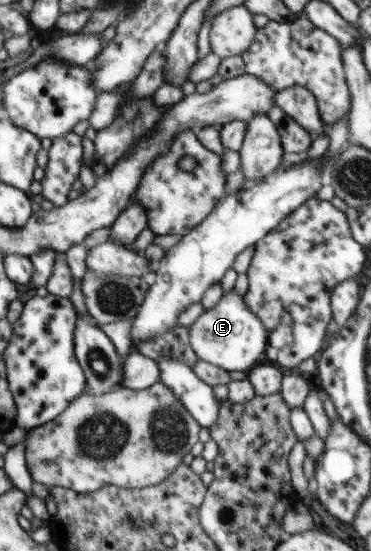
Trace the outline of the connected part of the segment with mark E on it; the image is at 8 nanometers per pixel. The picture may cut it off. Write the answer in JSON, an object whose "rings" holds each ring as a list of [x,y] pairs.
{"rings":[[[236,290],[228,291],[219,303],[204,310],[194,325],[189,327],[189,341],[199,360],[207,361],[227,372],[249,373],[260,362],[265,361],[268,332],[262,320],[250,311],[246,301]]]}

